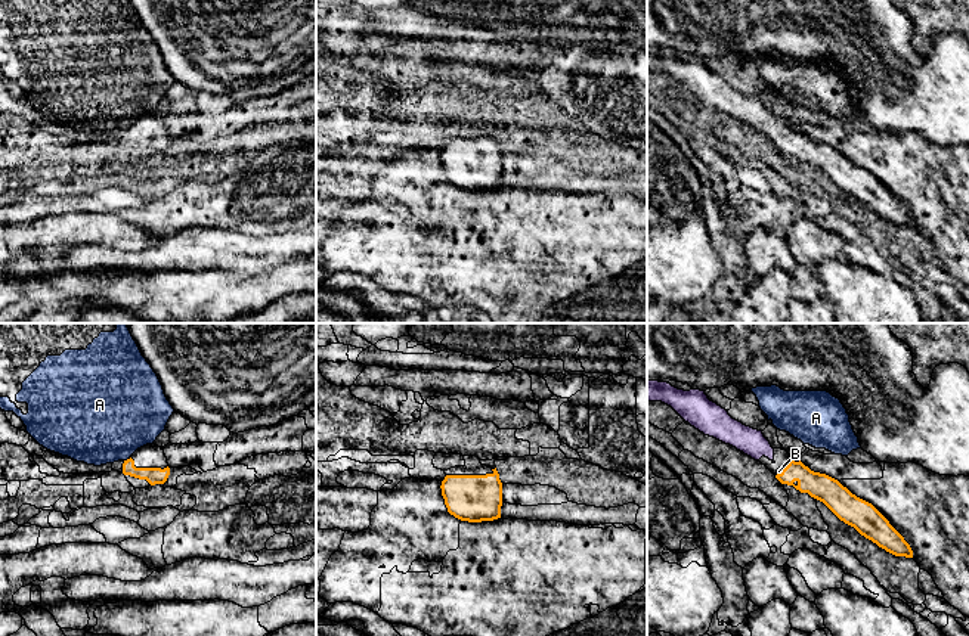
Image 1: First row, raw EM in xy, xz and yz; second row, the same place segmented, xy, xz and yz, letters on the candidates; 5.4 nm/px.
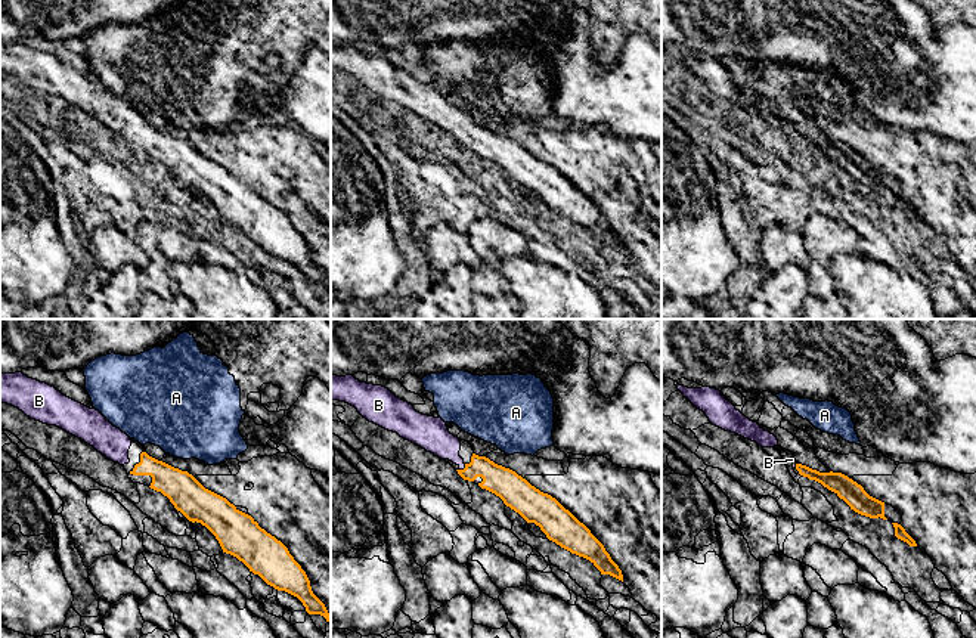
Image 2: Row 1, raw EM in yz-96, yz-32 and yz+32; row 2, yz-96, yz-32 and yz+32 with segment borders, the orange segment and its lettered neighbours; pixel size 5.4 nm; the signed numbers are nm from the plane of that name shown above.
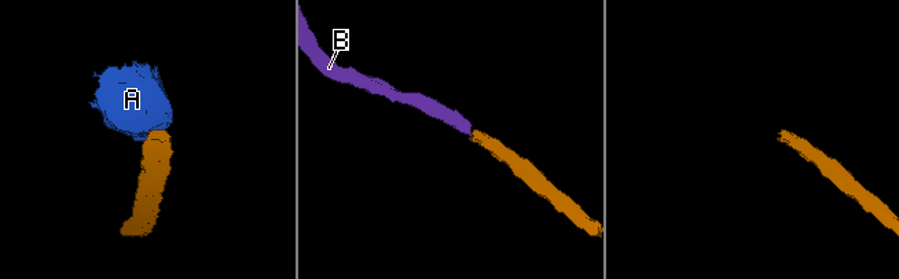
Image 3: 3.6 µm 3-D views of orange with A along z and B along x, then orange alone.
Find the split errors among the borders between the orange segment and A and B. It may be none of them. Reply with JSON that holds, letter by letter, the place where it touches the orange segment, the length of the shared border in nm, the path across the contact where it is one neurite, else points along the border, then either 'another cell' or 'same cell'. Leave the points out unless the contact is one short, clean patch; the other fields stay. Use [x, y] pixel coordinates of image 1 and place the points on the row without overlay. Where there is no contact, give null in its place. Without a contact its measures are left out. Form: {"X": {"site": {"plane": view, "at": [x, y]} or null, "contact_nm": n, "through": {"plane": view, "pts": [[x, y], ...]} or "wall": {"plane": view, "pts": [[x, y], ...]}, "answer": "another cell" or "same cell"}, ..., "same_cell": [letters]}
{"A": {"site": {"plane": "xy", "at": [127, 129]}, "contact_nm": 30, "wall": {"plane": "xy", "pts": [[127, 127], [124, 130]]}, "answer": "another cell"}, "B": {"site": {"plane": "yz", "at": [779, 143]}, "contact_nm": 40, "through": {"plane": "yz", "pts": [[819, 155], [802, 143], [779, 143], [779, 140]]}, "answer": "same cell"}, "same_cell": ["B"]}

